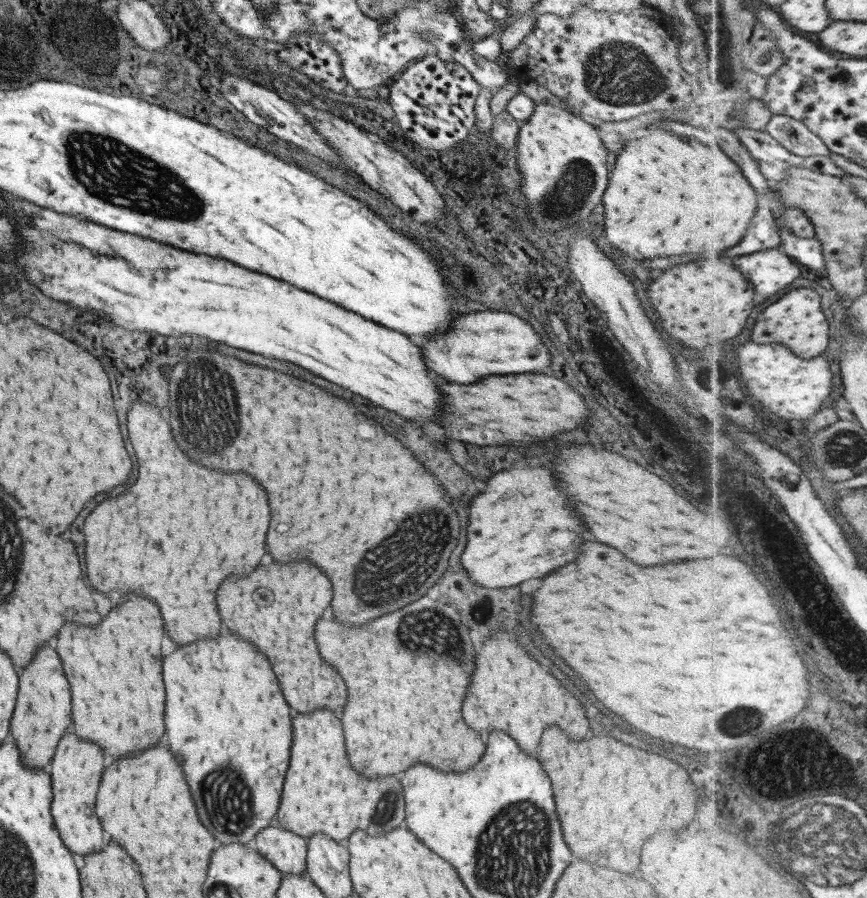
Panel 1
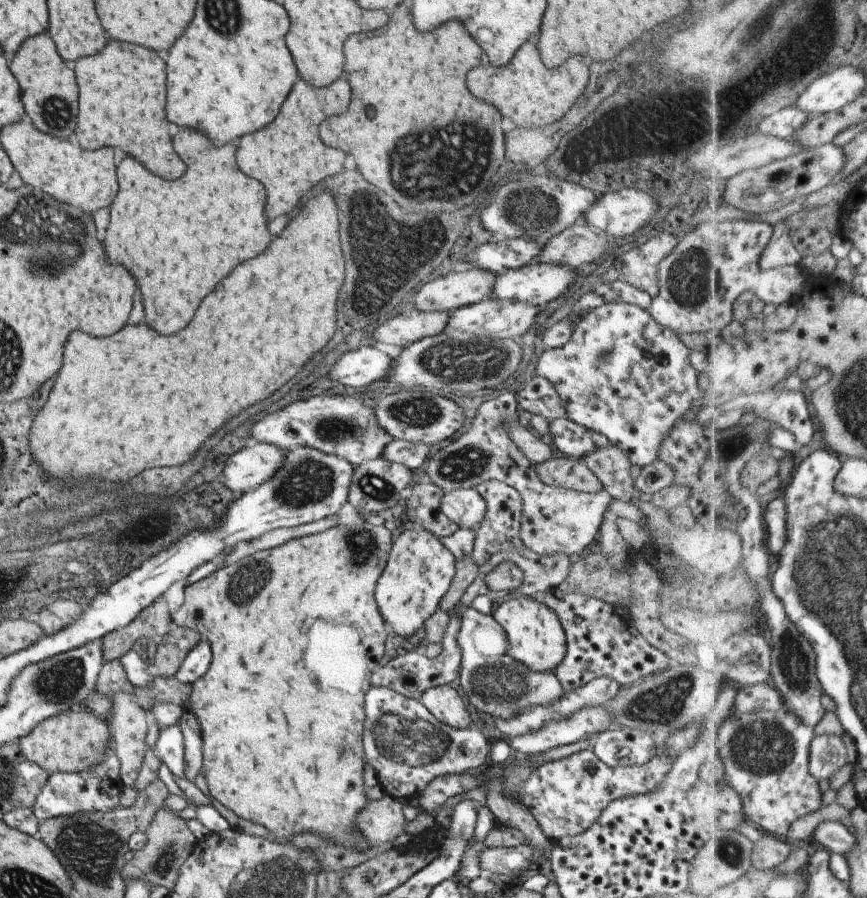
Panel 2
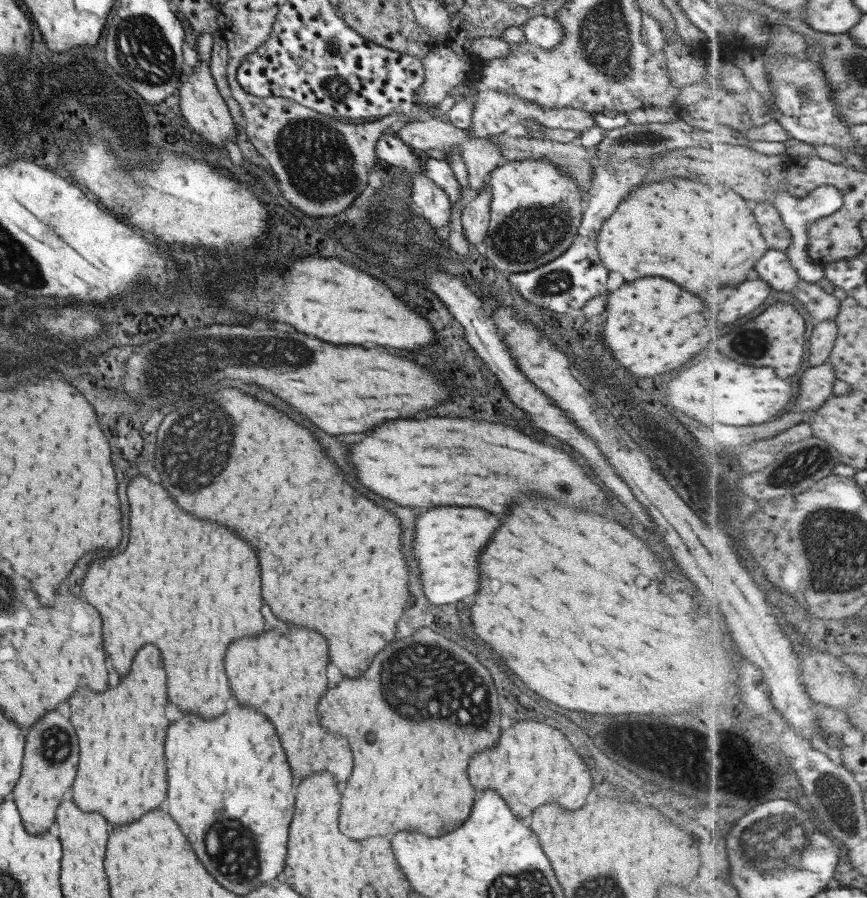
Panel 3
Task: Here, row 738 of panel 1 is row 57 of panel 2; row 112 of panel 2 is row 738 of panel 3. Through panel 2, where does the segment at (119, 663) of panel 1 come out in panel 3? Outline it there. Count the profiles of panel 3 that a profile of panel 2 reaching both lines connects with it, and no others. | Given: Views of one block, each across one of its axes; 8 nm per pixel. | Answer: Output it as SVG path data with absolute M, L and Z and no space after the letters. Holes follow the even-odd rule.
M146 644L138 650L132 670L120 680L116 688L104 694L94 694L90 690L78 690L70 700L70 722L80 738L80 768L74 782L74 802L84 812L98 812L110 824L134 822L142 814L158 808L166 798L166 760L164 760L164 738L168 730L166 712L166 674L158 648Z

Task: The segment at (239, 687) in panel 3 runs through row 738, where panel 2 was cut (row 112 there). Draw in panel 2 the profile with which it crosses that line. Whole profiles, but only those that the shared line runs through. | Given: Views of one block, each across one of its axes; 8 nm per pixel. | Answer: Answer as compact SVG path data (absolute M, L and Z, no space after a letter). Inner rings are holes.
M344 78L334 82L332 86L324 90L314 90L306 82L296 82L290 96L286 98L280 114L276 120L260 130L258 134L248 134L246 138L240 138L240 146L236 150L236 160L240 170L256 178L264 184L268 200L266 200L266 216L278 218L282 214L288 214L294 210L300 202L300 198L318 182L324 178L336 176L344 168L346 154L334 148L328 148L322 144L318 136L320 122L334 114L344 114L348 110L350 102L350 86Z

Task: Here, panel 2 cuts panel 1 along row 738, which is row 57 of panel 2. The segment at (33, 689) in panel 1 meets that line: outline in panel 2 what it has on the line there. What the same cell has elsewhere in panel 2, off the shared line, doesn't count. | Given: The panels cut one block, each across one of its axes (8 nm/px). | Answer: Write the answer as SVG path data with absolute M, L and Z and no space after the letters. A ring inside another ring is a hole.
M40 34L38 38L30 38L26 46L20 50L10 62L10 70L20 84L22 102L26 114L32 118L34 126L50 136L68 138L76 130L76 116L78 116L78 86L74 72L62 62L54 41L48 34Z

